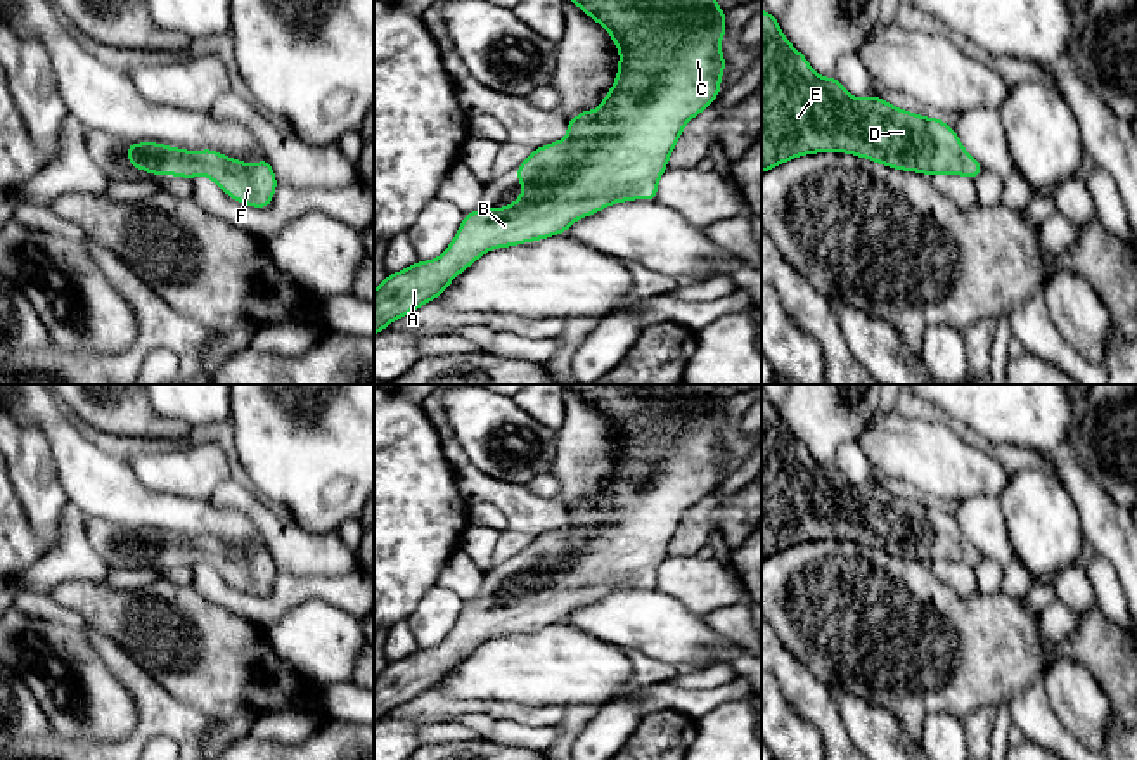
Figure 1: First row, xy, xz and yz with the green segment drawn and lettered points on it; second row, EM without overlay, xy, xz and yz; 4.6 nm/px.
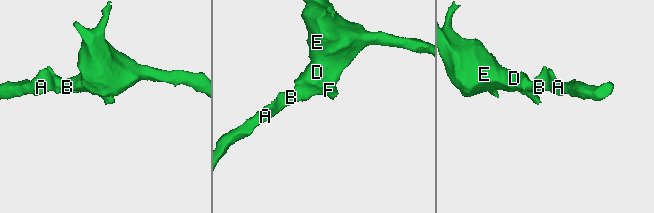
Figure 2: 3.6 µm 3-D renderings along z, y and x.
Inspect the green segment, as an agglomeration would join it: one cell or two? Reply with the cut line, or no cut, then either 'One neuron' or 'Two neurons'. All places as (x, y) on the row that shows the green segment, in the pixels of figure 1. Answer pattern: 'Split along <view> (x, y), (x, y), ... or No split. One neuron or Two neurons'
No split. One neuron

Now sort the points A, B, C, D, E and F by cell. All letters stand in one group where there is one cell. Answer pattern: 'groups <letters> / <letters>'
groups A B C D E F

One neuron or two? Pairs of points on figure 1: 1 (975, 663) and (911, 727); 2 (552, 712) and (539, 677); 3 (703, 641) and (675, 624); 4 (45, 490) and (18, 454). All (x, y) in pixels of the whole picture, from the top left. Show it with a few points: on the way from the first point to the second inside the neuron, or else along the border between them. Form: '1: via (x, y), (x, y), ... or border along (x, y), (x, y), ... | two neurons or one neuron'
1: via (957, 677), (919, 710) | one neuron
2: border along (511, 702), (563, 707) | two neurons
3: via (696, 641), (682, 631) | one neuron
4: via (37, 482), (26, 463) | one neuron

